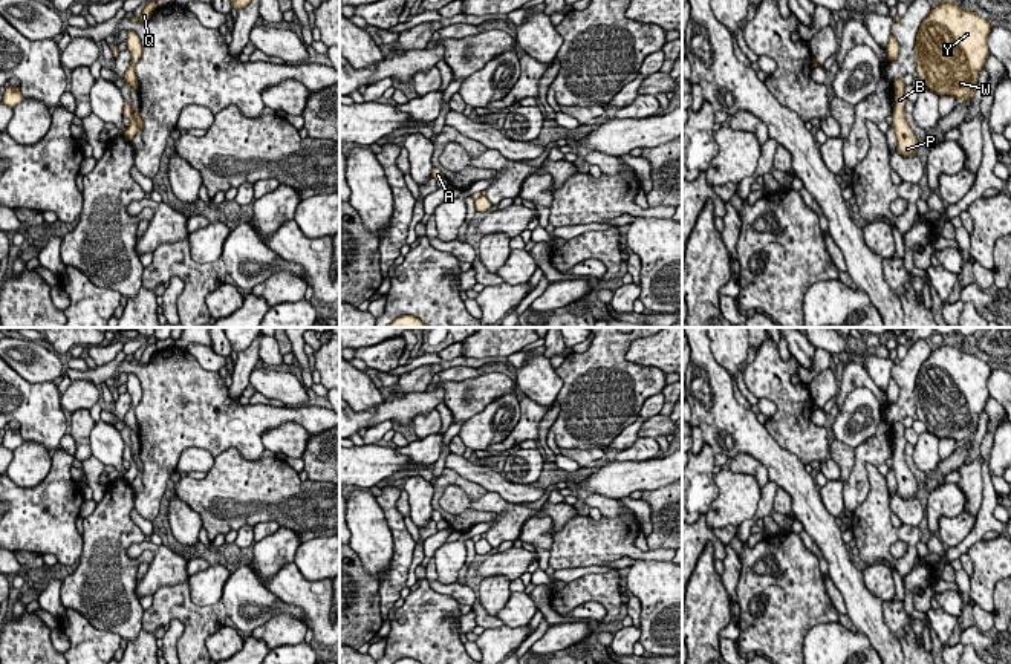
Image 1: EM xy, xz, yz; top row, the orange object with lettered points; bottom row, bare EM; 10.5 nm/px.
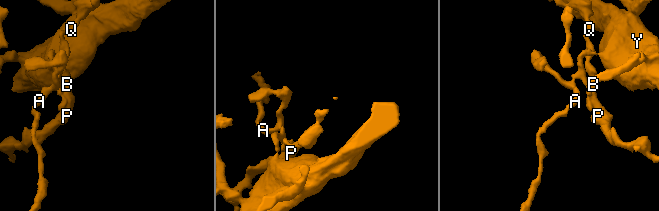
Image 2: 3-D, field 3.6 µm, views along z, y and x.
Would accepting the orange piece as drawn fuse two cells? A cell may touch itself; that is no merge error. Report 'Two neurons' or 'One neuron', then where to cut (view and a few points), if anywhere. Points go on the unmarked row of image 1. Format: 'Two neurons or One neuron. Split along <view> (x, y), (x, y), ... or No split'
Two neurons. Split along xy (132, 458), (138, 471)

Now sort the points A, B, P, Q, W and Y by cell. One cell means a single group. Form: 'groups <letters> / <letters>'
groups A W Y / B P Q

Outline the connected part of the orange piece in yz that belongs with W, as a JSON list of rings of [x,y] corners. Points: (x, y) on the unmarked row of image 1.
[[[951,340],[931,350],[915,384],[916,415],[927,431],[951,438],[957,445],[973,441],[979,413],[991,396],[987,387],[991,369],[976,355],[956,349]]]

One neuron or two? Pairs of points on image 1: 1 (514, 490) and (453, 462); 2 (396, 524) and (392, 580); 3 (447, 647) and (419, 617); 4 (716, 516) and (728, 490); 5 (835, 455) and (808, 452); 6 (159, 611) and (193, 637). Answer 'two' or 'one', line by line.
1: one
2: one
3: one
4: one
5: two
6: one

